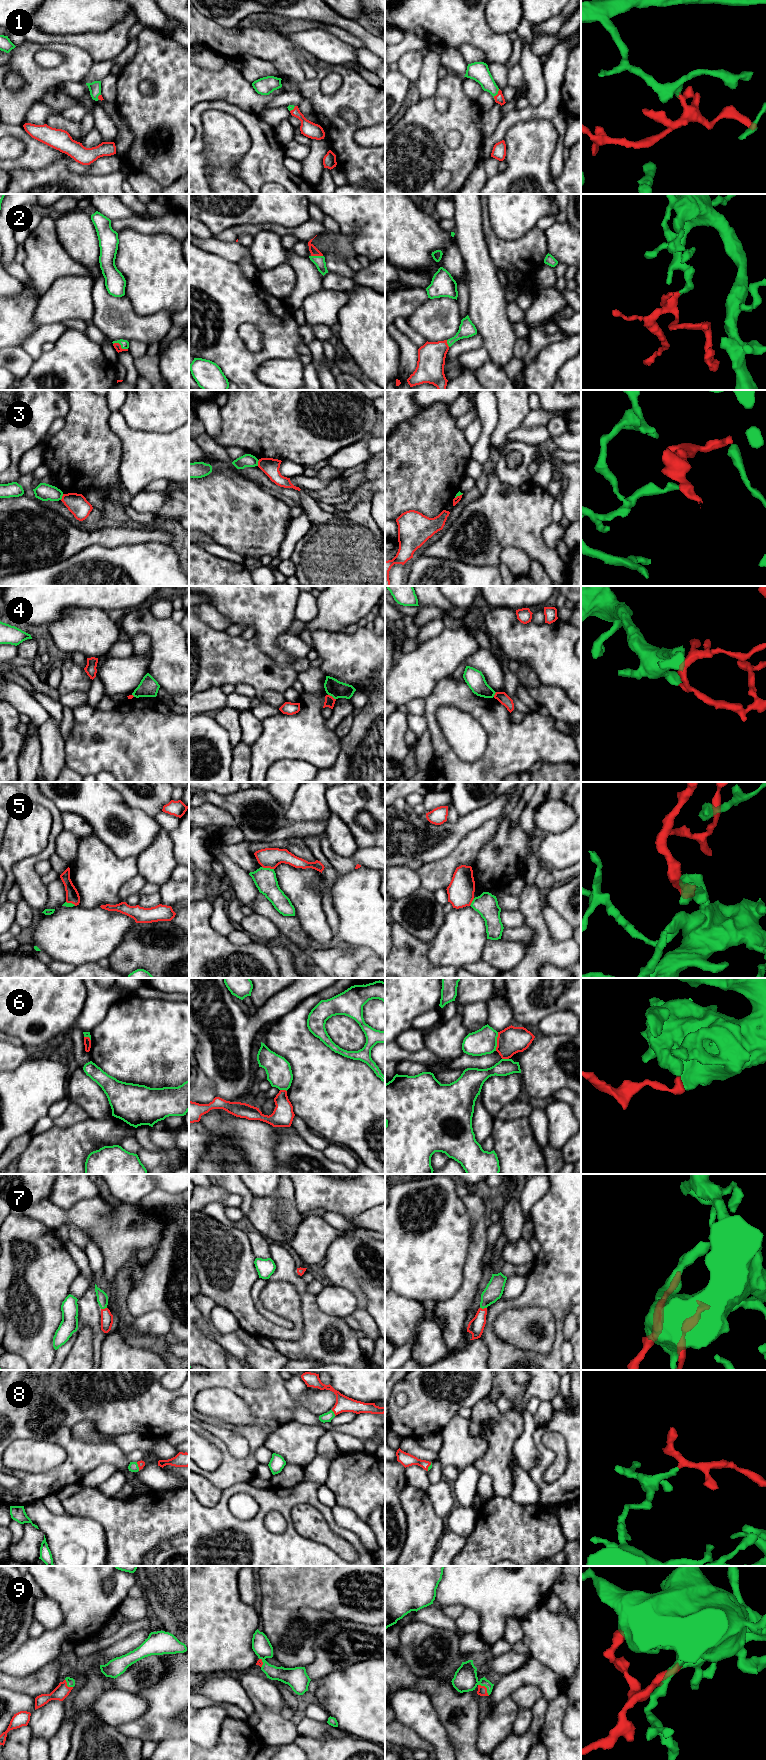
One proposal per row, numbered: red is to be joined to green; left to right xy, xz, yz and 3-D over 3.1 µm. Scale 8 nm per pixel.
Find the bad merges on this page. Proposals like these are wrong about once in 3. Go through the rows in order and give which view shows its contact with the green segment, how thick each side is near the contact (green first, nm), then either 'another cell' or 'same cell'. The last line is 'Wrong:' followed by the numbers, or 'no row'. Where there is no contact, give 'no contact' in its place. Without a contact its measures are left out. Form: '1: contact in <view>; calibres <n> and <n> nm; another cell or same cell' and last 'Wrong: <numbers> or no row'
1: contact in yz; calibres 160 and 80 nm; same cell
2: contact in xy; calibres 70 and 60 nm; same cell
3: contact in xy; calibres 140 and 160 nm; another cell
4: contact in xz; calibres 140 and 80 nm; another cell
5: contact in xz; calibres 180 and 160 nm; another cell
6: contact in yz; calibres 200 and 220 nm; another cell
7: contact in yz; calibres 140 and 130 nm; same cell
8: contact in xz; calibres 80 and 130 nm; same cell
9: contact in yz; calibres 190 and 80 nm; same cell
Wrong: 3, 4, 5, 6

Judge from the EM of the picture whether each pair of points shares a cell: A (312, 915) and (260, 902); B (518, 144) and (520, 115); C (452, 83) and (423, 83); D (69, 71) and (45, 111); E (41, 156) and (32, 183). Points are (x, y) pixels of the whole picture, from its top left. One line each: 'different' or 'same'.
A: different
B: different
C: different
D: different
E: different

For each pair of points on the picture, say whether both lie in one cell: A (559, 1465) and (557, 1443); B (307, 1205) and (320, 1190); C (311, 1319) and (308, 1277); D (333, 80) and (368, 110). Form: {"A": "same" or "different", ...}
{"A": "same", "B": "same", "C": "different", "D": "different"}

